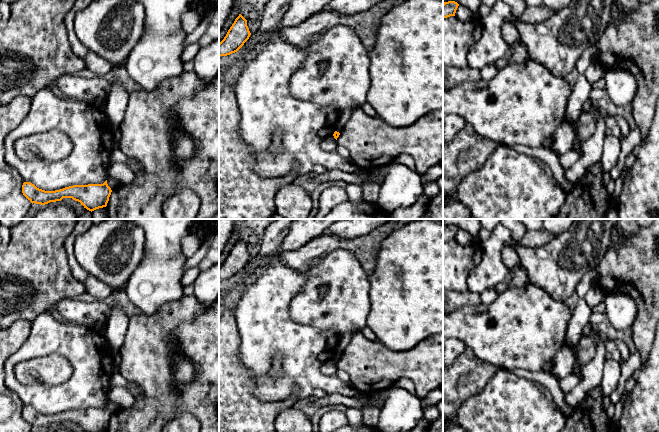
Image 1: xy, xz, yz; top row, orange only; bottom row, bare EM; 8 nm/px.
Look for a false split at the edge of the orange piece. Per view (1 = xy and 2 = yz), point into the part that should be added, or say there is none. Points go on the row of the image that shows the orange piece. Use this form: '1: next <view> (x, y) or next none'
1: next none
2: next none

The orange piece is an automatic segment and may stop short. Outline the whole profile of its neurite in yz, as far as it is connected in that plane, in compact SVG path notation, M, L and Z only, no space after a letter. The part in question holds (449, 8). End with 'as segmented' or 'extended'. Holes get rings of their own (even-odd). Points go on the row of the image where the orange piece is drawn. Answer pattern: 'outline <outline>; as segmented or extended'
outline M448 1L443 3L443 18L455 16L459 4L455 1Z; as segmented

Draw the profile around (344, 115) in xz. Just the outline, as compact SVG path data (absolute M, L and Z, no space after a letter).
M347 108L340 111L338 114L337 122L336 122L336 127L343 129L343 127L349 120L353 110L354 110L353 108Z

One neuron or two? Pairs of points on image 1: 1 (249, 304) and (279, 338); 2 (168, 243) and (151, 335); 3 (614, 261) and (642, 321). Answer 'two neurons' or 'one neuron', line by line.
1: one neuron
2: two neurons
3: one neuron

